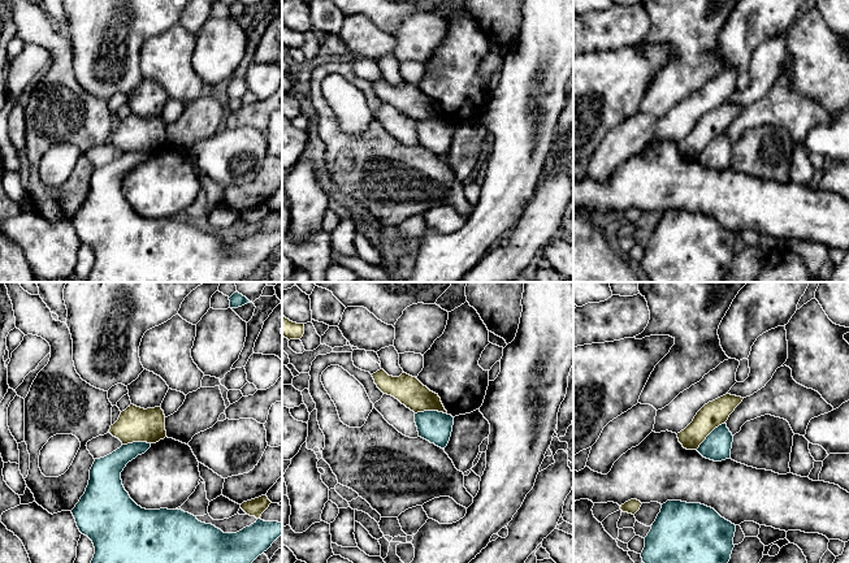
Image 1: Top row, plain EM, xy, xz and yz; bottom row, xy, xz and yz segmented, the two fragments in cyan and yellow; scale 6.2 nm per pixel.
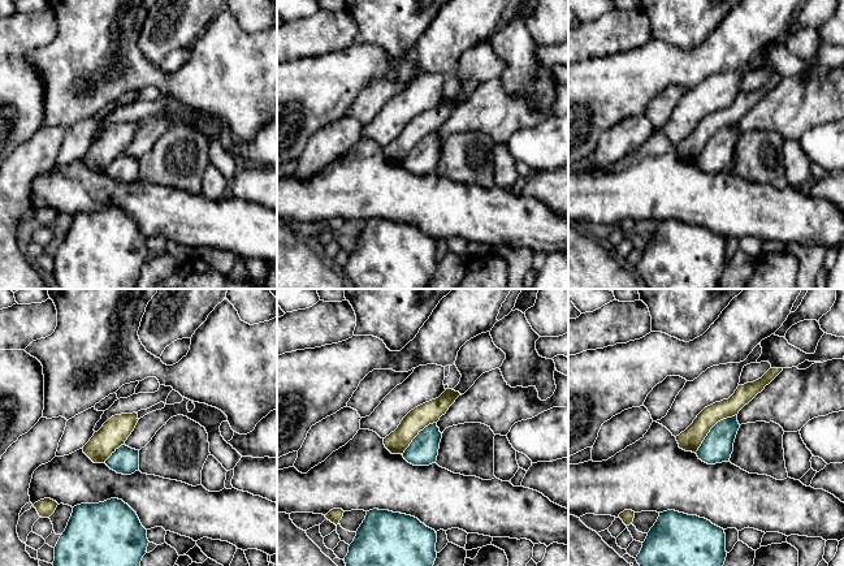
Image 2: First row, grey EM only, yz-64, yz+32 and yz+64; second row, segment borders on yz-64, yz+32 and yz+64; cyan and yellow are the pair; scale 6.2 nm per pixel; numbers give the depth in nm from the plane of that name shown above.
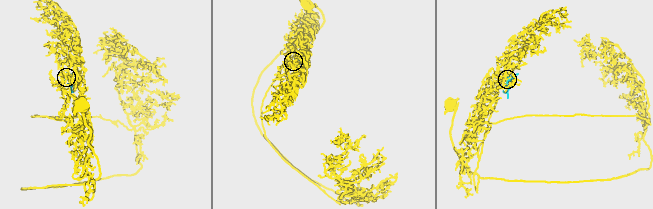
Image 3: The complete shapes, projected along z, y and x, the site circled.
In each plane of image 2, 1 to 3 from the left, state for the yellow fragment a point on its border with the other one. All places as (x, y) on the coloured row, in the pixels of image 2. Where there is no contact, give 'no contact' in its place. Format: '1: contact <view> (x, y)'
1: contact yz-64 (112, 453)
2: contact yz+32 (418, 435)
3: contact yz+64 (712, 428)

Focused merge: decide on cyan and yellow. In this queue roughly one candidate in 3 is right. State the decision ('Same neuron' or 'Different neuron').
Different neuron

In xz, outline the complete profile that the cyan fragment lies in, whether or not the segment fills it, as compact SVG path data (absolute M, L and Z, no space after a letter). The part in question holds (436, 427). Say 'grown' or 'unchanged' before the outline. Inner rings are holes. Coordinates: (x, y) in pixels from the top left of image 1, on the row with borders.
unchanged; M438 411L415 413L419 437L445 449L450 441L454 417Z

